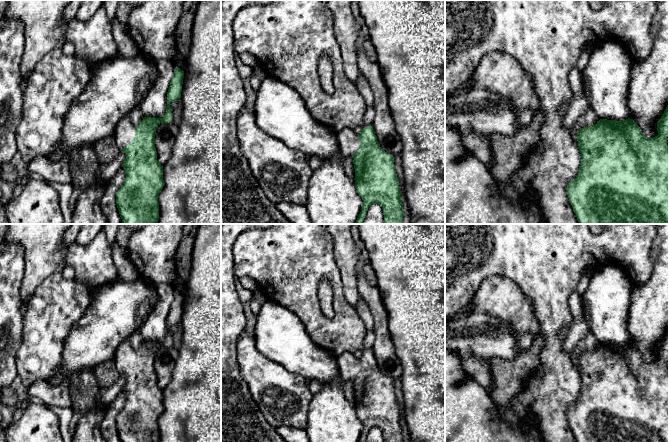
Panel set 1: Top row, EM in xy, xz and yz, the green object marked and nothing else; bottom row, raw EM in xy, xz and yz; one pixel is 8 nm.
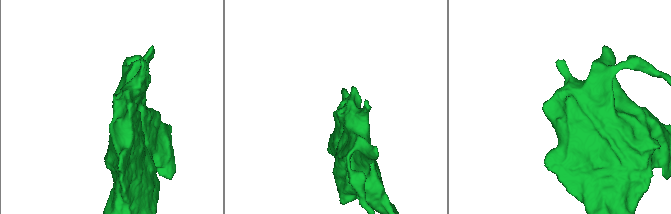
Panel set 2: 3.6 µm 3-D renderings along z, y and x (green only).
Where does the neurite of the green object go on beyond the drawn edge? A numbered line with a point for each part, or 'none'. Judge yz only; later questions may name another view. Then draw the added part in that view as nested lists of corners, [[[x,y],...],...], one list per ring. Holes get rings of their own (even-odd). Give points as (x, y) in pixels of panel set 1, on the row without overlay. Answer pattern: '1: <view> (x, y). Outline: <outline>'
none

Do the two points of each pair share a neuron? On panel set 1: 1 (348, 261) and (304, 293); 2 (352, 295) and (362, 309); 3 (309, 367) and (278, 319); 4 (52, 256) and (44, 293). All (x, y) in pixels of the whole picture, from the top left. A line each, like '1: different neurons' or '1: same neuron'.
1: different neurons
2: different neurons
3: same neuron
4: different neurons

